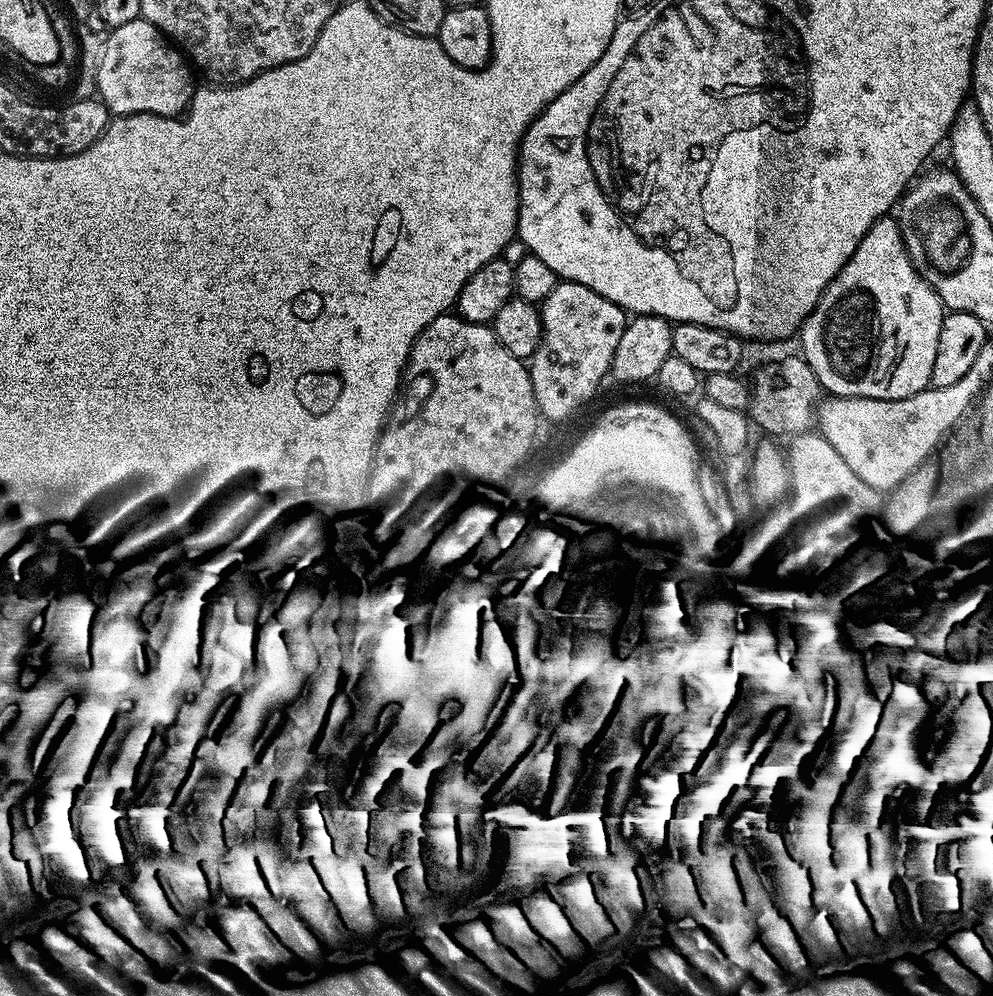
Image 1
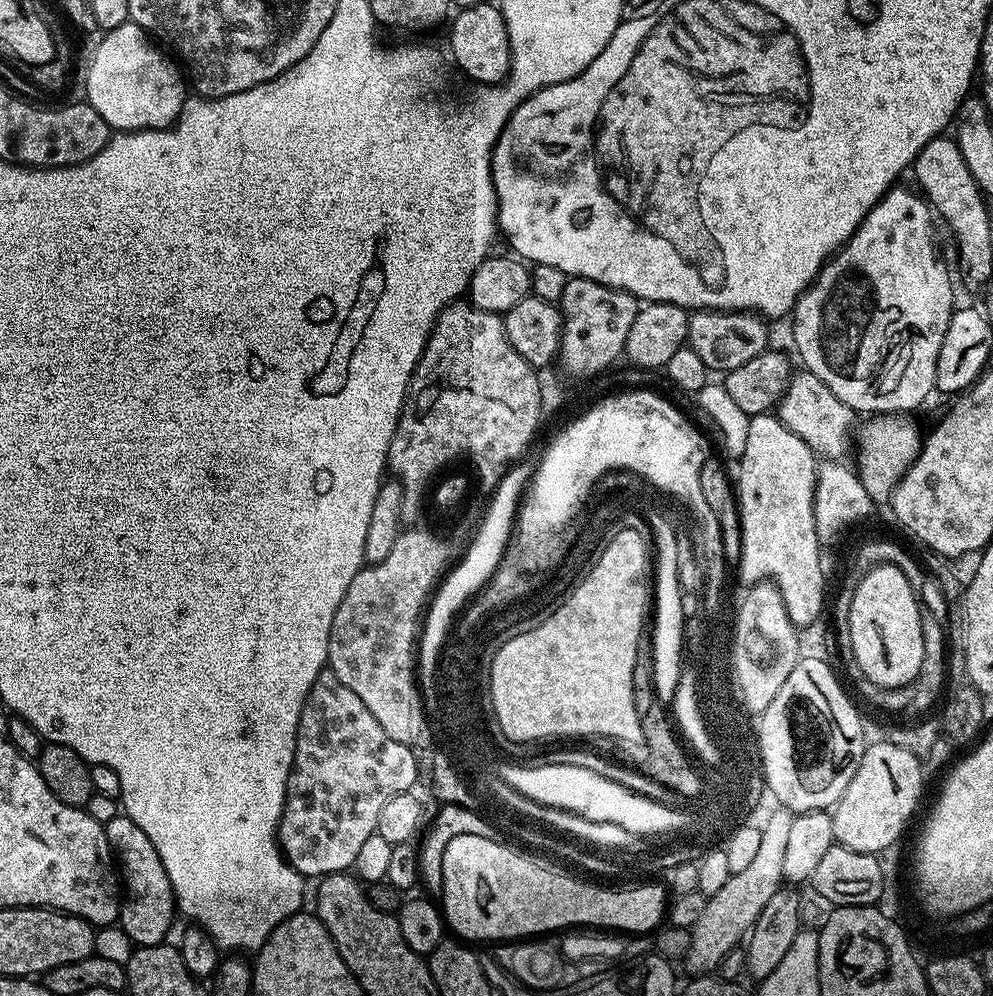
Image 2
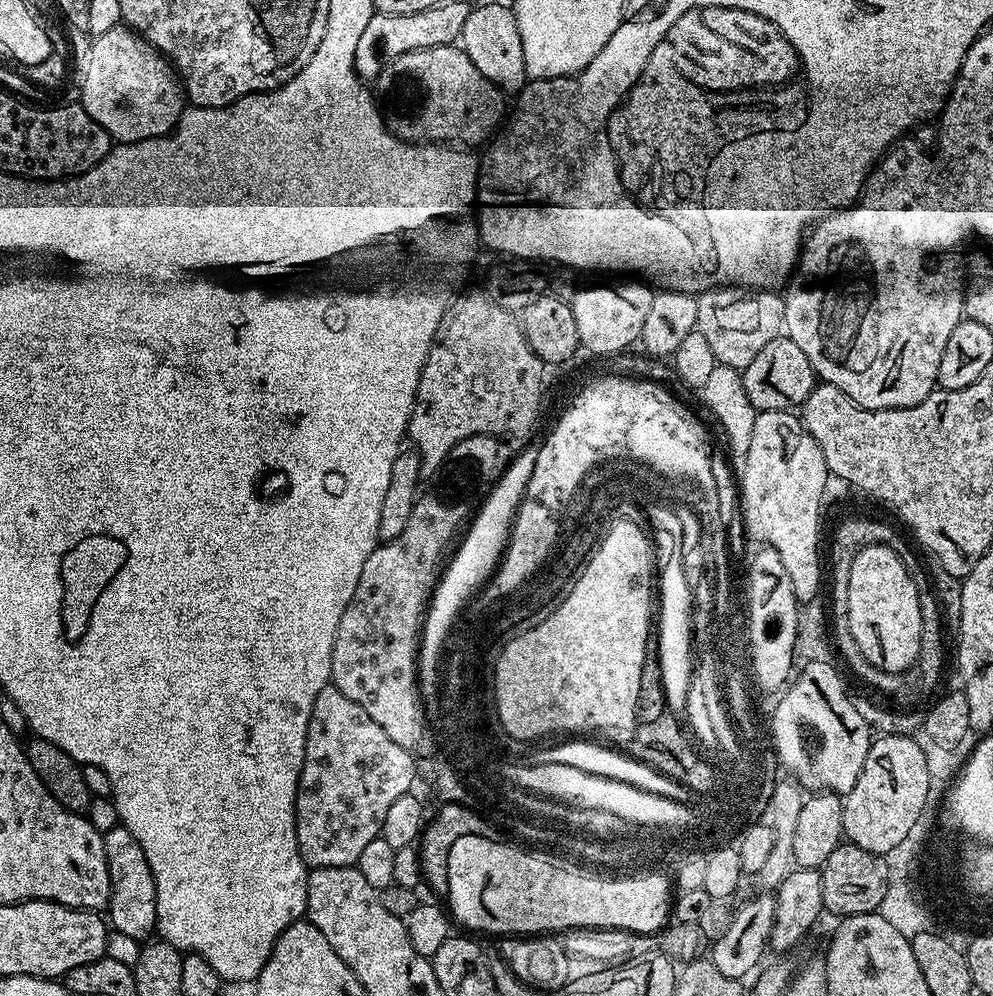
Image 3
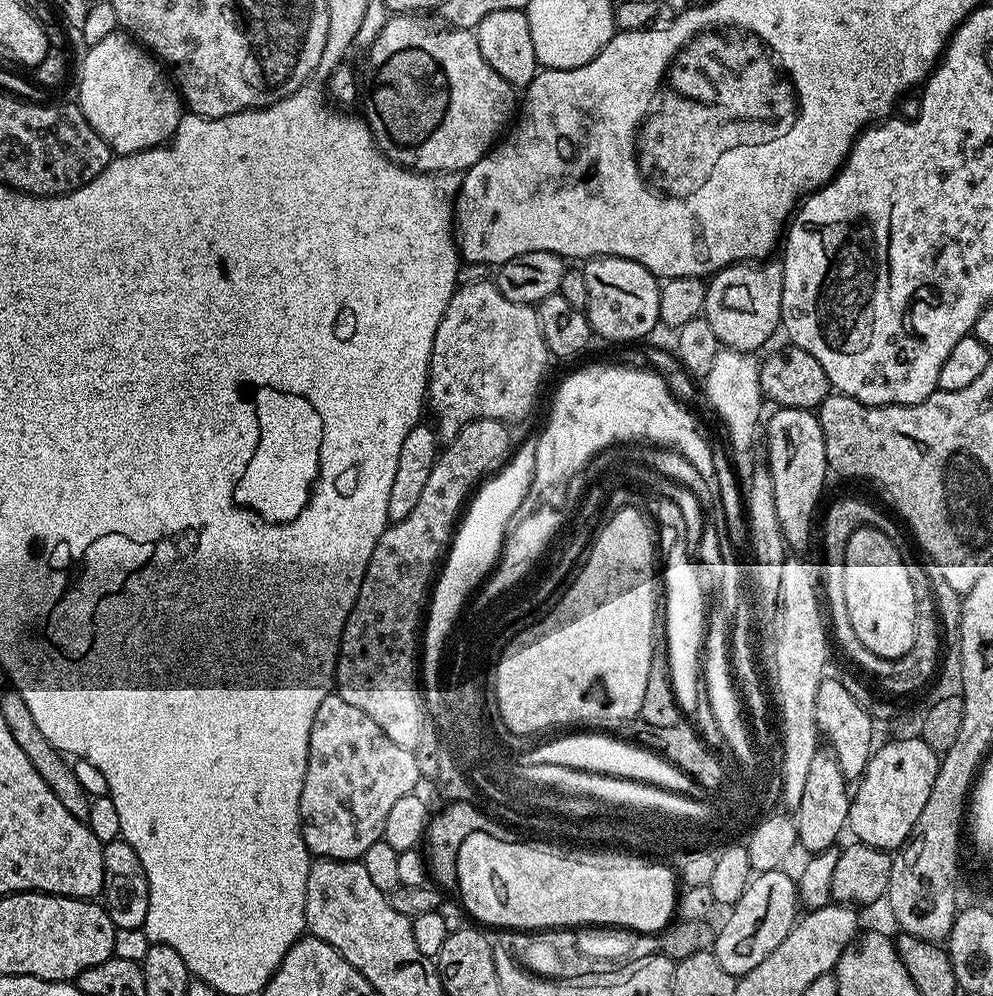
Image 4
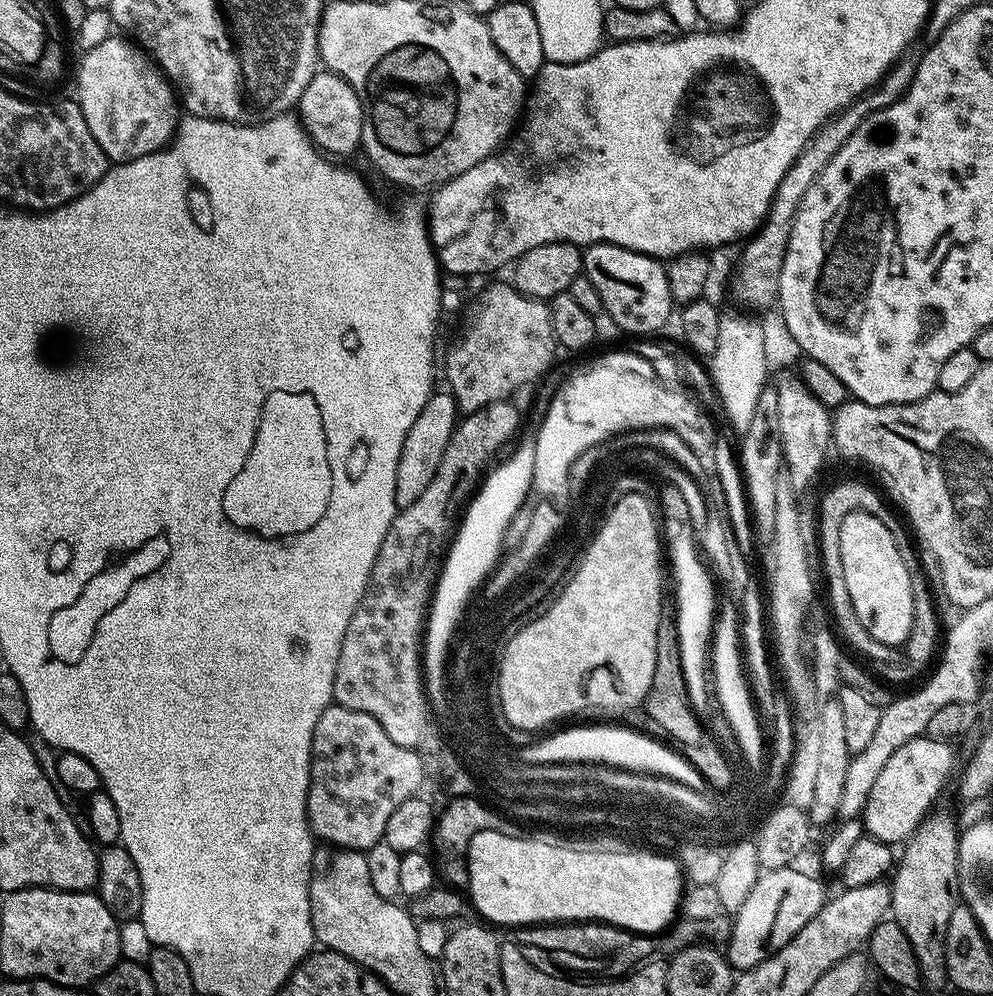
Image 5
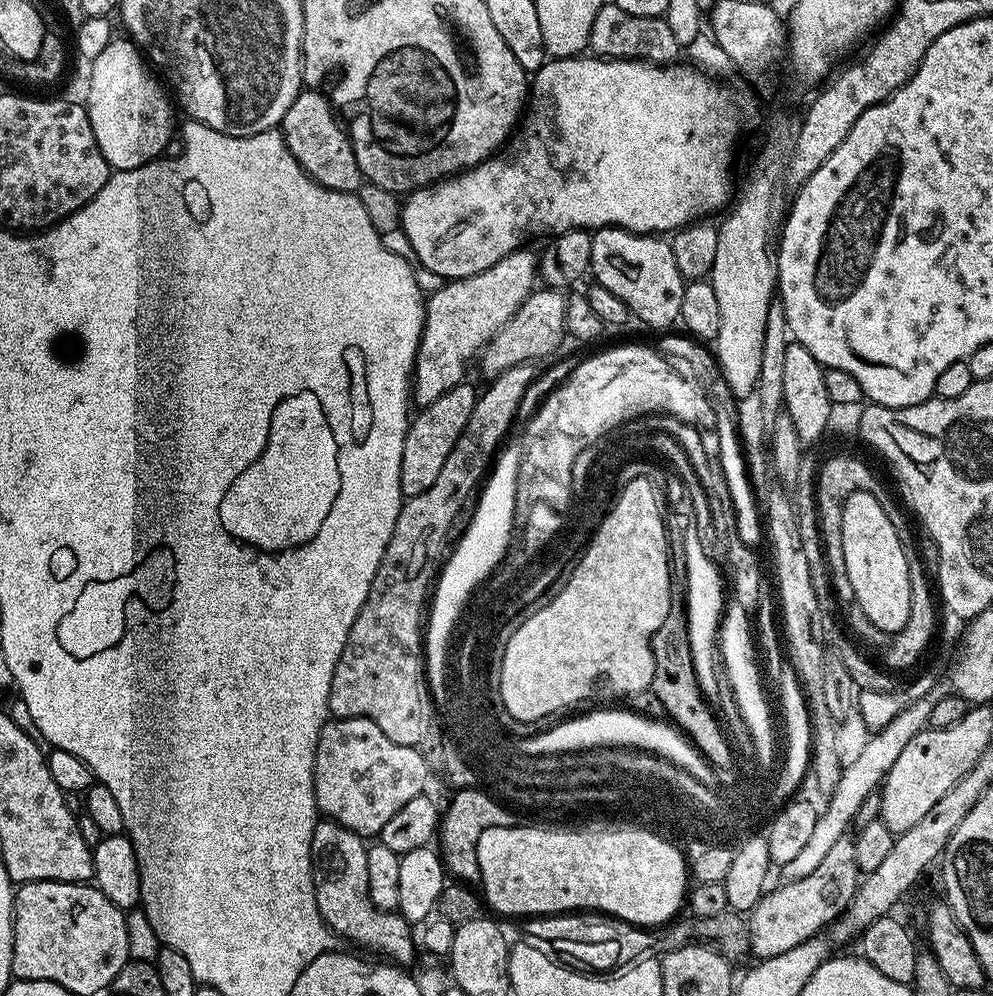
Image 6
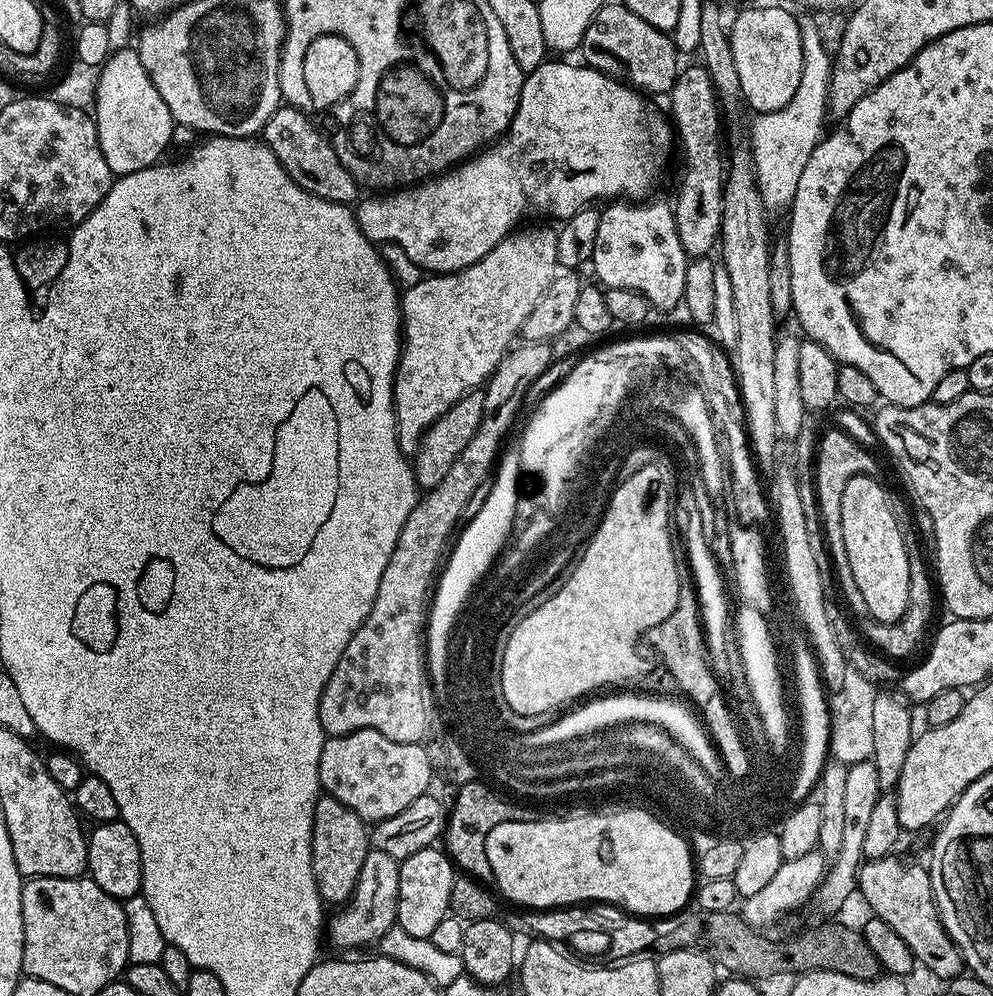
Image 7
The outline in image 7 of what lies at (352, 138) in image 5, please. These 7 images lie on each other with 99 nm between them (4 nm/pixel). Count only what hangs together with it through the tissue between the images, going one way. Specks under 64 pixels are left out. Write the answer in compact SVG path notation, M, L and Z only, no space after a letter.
M277 108L275 114L264 123L263 143L276 155L292 181L302 186L302 190L335 204L355 205L361 199L362 185L339 160L333 141L316 129L315 122L307 116L308 114L302 108Z

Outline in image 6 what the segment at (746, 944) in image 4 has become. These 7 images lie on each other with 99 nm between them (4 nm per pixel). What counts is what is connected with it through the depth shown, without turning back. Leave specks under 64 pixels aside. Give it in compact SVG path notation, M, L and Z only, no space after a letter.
M851 835L838 838L814 873L781 883L779 890L771 889L765 893L748 916L749 949L757 959L777 957L793 949L810 937L819 935L827 924L843 915L859 888L860 871L854 848L855 839Z

